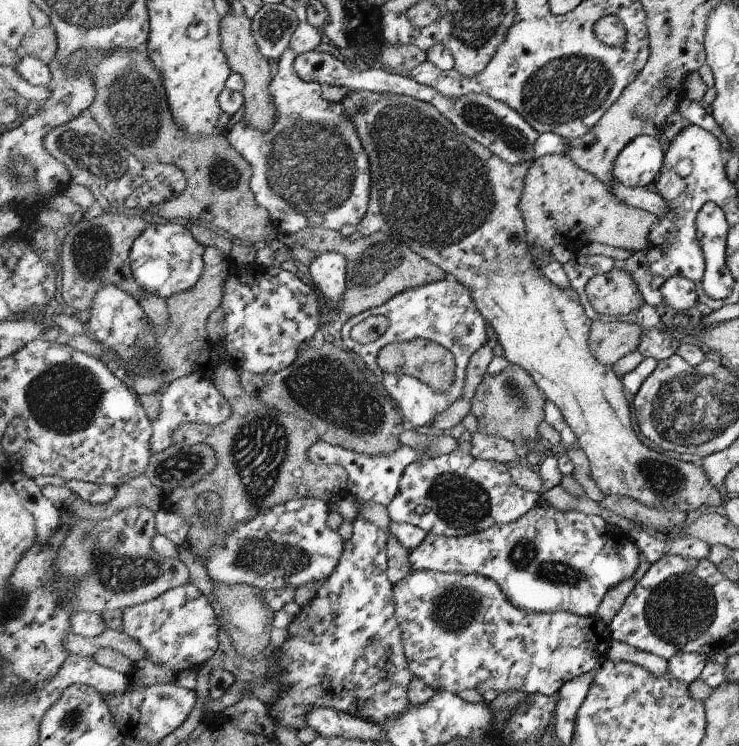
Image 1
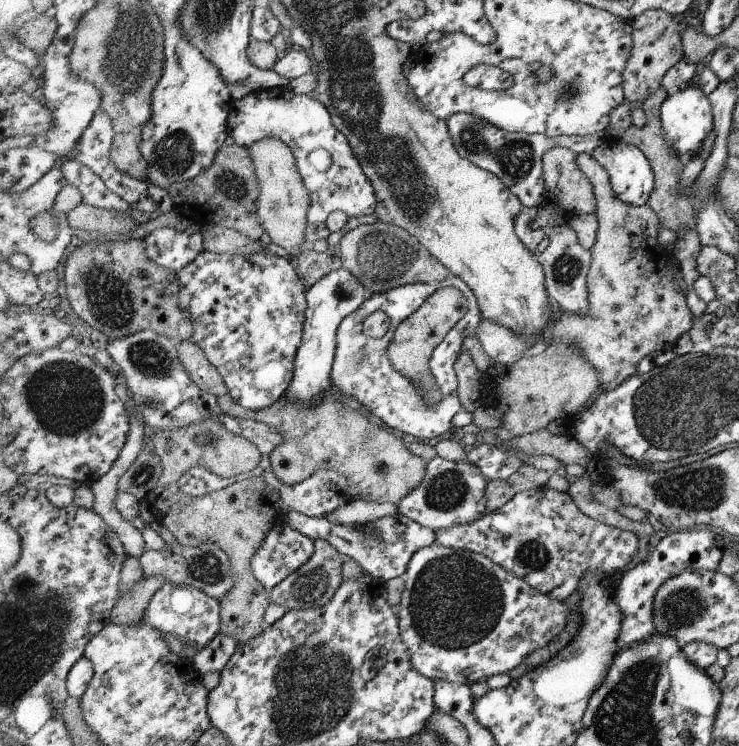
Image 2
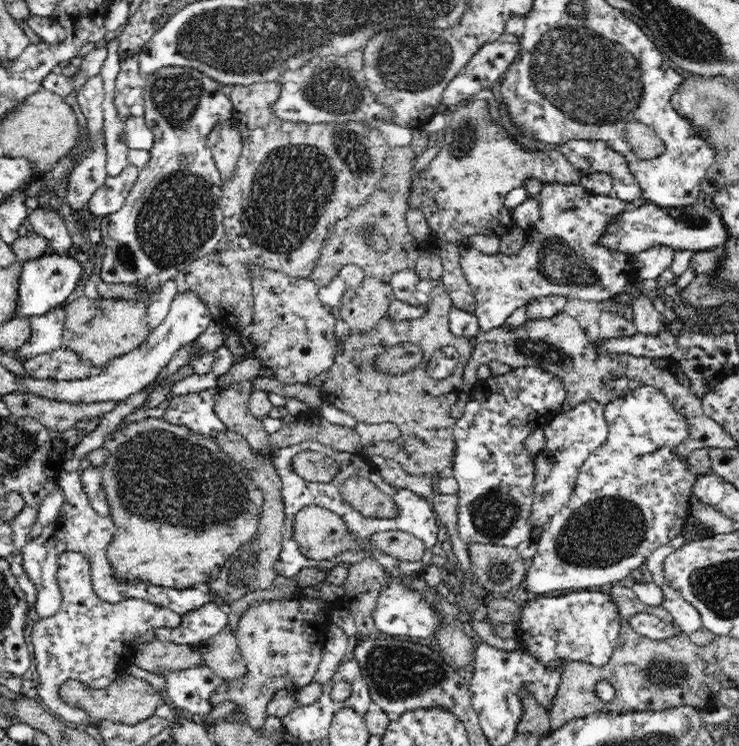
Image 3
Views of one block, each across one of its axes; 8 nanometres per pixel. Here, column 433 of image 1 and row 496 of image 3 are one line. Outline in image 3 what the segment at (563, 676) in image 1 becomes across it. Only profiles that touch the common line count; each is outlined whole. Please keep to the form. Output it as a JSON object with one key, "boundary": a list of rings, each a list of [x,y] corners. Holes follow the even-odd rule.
{"boundary":[[[653,386],[635,388],[629,395],[620,396],[620,398],[610,400],[608,404],[605,404],[604,416],[608,423],[608,438],[596,447],[592,454],[584,461],[566,508],[550,517],[549,523],[544,528],[541,537],[536,540],[537,552],[535,556],[528,560],[528,576],[525,577],[523,588],[528,588],[528,592],[532,592],[534,596],[548,595],[549,592],[558,590],[563,592],[566,589],[579,591],[588,590],[589,588],[594,588],[594,586],[601,588],[602,586],[609,587],[614,584],[627,583],[627,579],[634,572],[638,571],[640,566],[645,564],[652,552],[656,552],[658,548],[670,544],[670,541],[676,538],[676,536],[682,535],[683,525],[686,524],[687,518],[691,515],[690,495],[693,492],[696,477],[695,474],[691,474],[688,471],[688,461],[680,459],[676,453],[677,446],[683,440],[686,440],[687,437],[686,419],[675,411],[666,395],[659,388]]]}

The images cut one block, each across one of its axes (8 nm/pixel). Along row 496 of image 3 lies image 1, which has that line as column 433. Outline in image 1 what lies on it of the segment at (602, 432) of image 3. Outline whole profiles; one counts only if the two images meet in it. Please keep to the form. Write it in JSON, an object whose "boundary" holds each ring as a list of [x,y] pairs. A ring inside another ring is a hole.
{"boundary":[[[540,500],[515,521],[494,525],[479,533],[459,537],[427,533],[424,540],[410,551],[409,561],[414,571],[435,570],[445,573],[478,573],[494,579],[506,597],[525,611],[553,613],[566,611],[591,617],[598,615],[600,601],[608,590],[631,577],[640,564],[640,550],[630,535],[608,524],[600,515],[587,515],[577,510],[561,511]]]}

